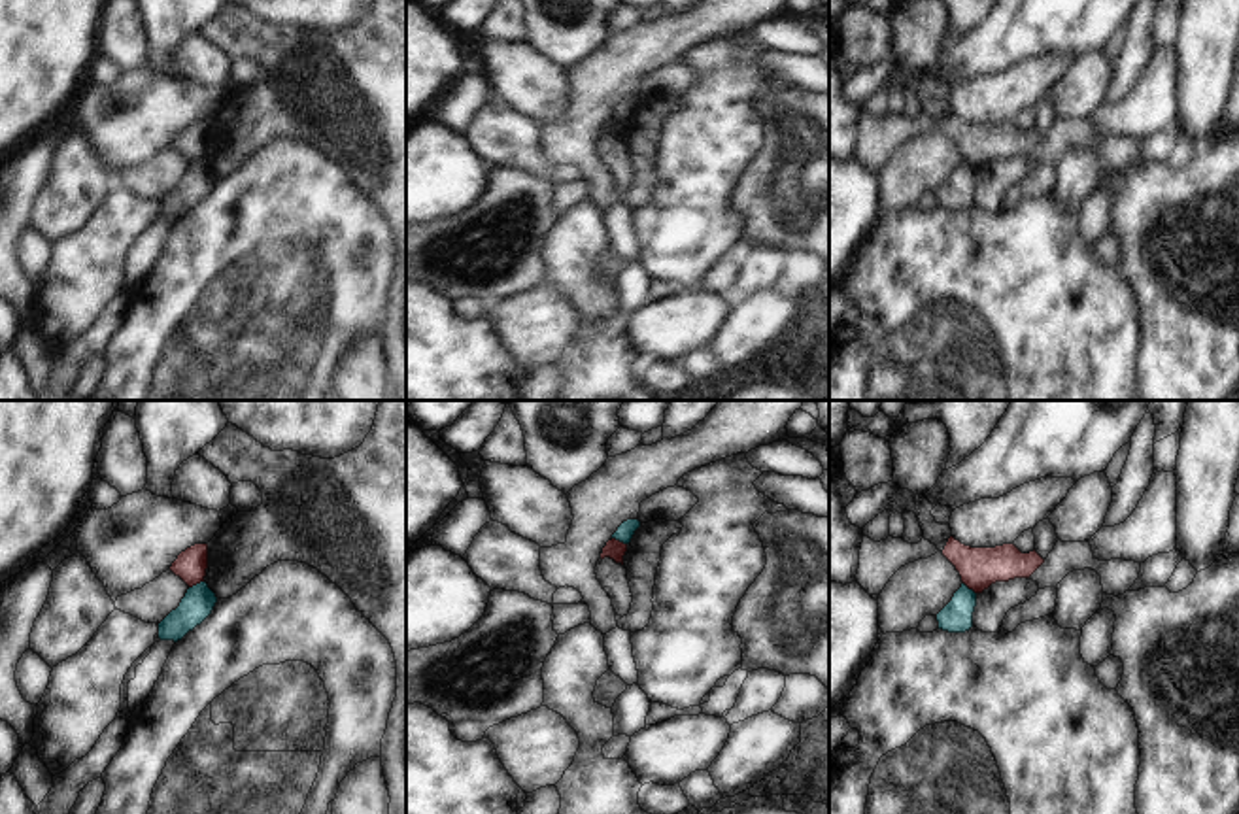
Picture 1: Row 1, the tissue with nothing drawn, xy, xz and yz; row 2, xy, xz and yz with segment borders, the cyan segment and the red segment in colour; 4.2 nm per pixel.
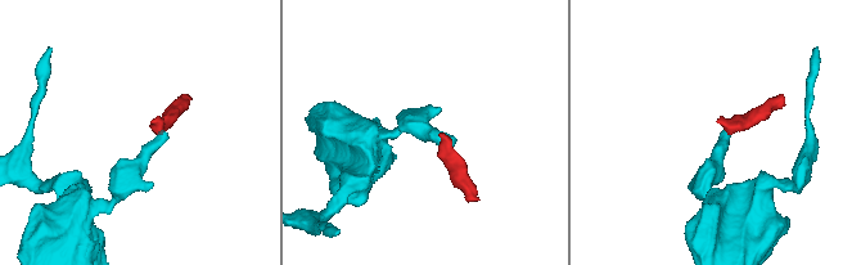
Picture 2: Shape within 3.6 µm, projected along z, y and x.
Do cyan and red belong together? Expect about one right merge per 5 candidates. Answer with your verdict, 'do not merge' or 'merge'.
do not merge

